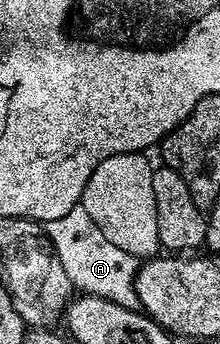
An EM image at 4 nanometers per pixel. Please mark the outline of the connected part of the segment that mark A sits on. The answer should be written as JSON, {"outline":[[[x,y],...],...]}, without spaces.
{"outline":[[[83,204],[75,205],[58,220],[45,222],[44,233],[66,270],[75,290],[87,296],[110,299],[127,309],[137,310],[140,300],[136,291],[136,273],[139,258],[111,243],[98,228],[98,223],[87,214]]]}

